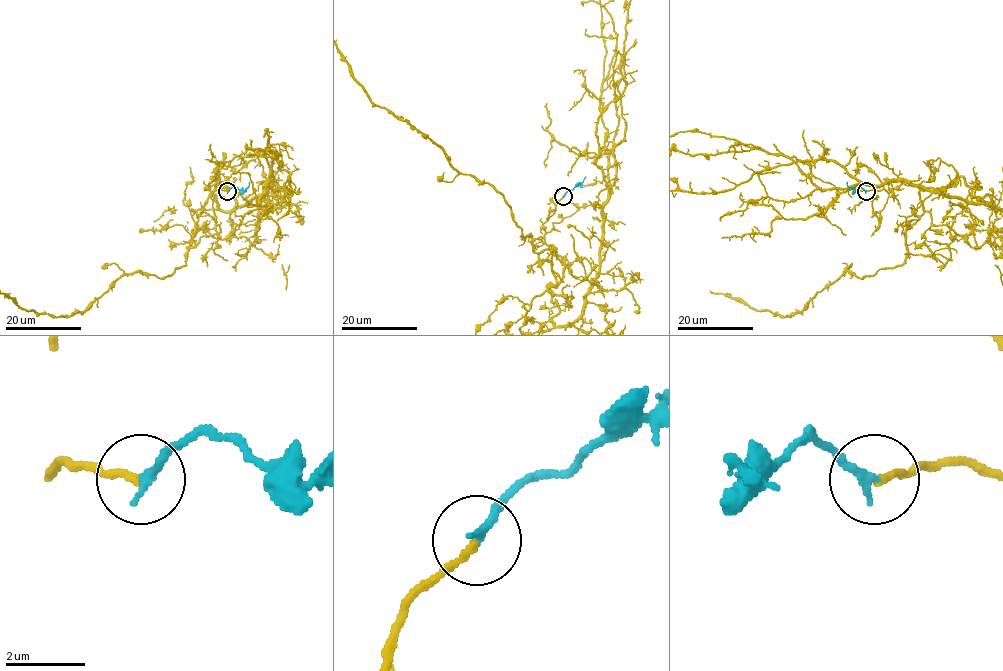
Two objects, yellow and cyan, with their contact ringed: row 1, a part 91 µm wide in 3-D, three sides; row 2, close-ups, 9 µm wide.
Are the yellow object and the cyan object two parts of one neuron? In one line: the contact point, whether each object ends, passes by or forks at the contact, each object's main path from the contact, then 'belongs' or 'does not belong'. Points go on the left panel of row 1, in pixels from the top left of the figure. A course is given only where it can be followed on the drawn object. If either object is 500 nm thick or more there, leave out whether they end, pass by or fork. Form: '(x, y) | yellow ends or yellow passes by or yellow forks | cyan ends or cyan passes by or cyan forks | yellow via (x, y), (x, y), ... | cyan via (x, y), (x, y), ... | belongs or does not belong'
(227, 191) | yellow ends | cyan ends | cyan via (228, 190), (232, 187), (245, 190), (249, 182) | belongs

